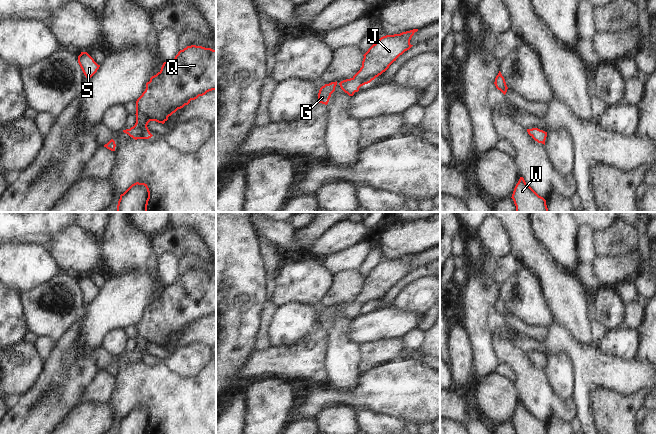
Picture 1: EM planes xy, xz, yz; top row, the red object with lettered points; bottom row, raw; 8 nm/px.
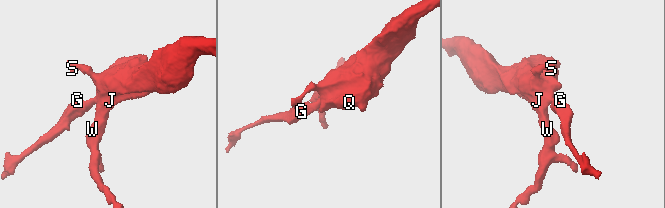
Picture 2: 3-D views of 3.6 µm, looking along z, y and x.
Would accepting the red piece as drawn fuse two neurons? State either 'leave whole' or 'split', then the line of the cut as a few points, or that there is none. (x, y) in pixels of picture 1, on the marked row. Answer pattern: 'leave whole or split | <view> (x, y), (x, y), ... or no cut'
leave whole | no cut

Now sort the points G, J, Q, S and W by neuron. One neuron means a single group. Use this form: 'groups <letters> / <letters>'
groups G J Q S W

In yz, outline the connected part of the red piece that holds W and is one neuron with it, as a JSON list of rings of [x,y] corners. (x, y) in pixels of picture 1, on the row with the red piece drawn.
[[[520,177],[511,198],[516,212],[548,212],[546,200],[528,186],[523,177]]]

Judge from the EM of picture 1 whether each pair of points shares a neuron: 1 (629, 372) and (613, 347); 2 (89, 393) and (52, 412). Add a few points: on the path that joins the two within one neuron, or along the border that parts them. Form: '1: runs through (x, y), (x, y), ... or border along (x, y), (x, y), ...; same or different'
1: border along (599, 347), (604, 353), (625, 361), (635, 358); different
2: border along (94, 377), (86, 387), (80, 402); different

